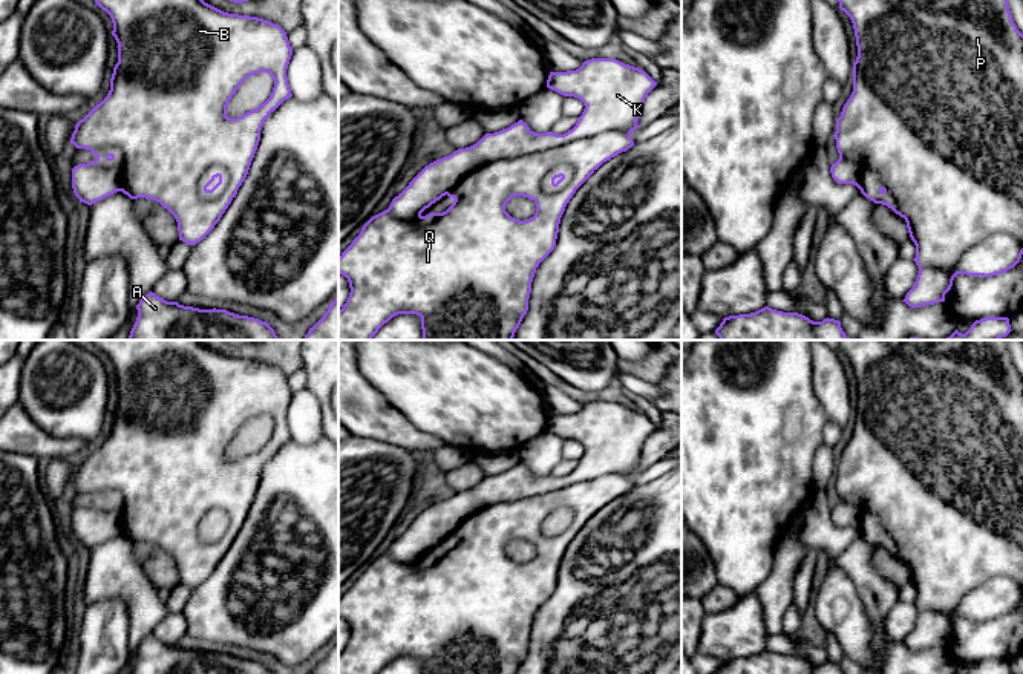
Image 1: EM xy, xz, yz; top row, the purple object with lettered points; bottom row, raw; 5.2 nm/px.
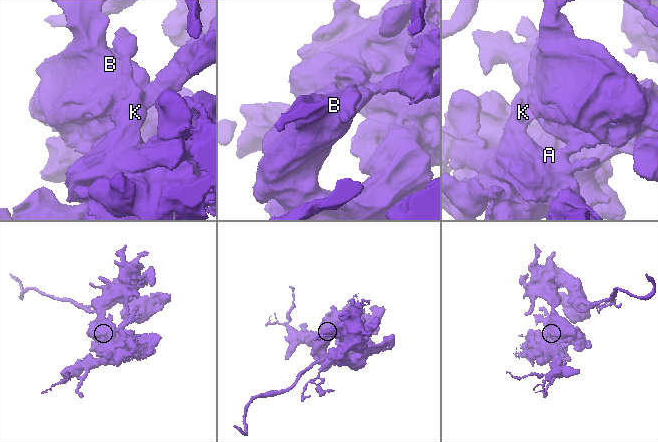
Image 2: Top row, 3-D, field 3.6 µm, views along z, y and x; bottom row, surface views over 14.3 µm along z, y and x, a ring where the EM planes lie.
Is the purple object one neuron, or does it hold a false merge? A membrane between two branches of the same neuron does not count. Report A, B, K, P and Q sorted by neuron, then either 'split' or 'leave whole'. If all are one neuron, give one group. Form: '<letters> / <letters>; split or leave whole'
A B K P Q; leave whole

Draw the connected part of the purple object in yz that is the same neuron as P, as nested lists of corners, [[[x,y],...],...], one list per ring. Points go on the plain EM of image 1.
[[[838,340],[838,345],[839,352],[844,354],[853,366],[858,400],[853,406],[853,435],[844,447],[841,460],[836,463],[836,475],[833,479],[836,483],[839,502],[832,507],[830,516],[838,527],[856,528],[867,542],[874,547],[887,548],[905,562],[910,581],[916,588],[916,600],[913,604],[919,610],[919,617],[902,645],[911,651],[945,645],[945,637],[951,633],[957,617],[991,620],[1014,611],[1023,597],[1023,377],[1012,363],[1008,340]]]

